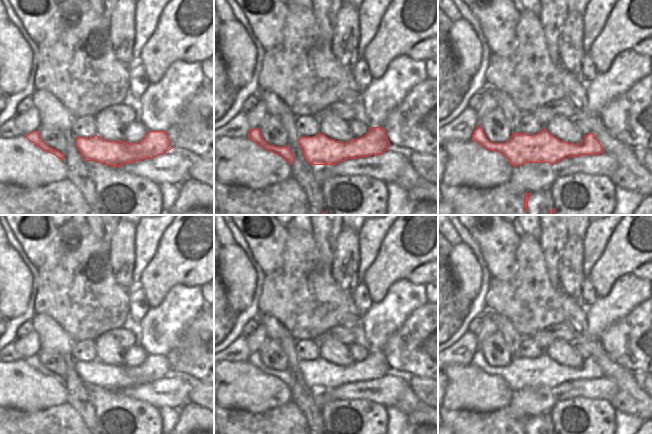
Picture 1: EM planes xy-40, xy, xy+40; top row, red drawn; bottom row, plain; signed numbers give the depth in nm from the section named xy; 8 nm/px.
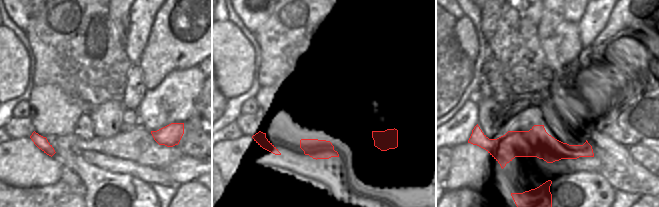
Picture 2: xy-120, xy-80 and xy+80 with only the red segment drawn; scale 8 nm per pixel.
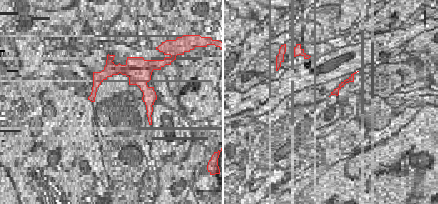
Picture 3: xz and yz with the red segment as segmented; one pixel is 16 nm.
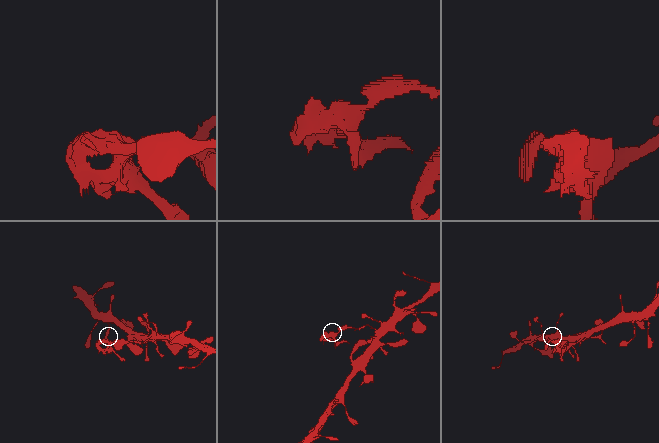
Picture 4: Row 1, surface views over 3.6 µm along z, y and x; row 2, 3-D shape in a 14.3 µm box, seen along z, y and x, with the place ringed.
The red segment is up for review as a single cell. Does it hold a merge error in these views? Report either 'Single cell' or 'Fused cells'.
Fused cells

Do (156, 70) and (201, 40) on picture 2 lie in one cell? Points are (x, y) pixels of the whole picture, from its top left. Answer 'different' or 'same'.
same

